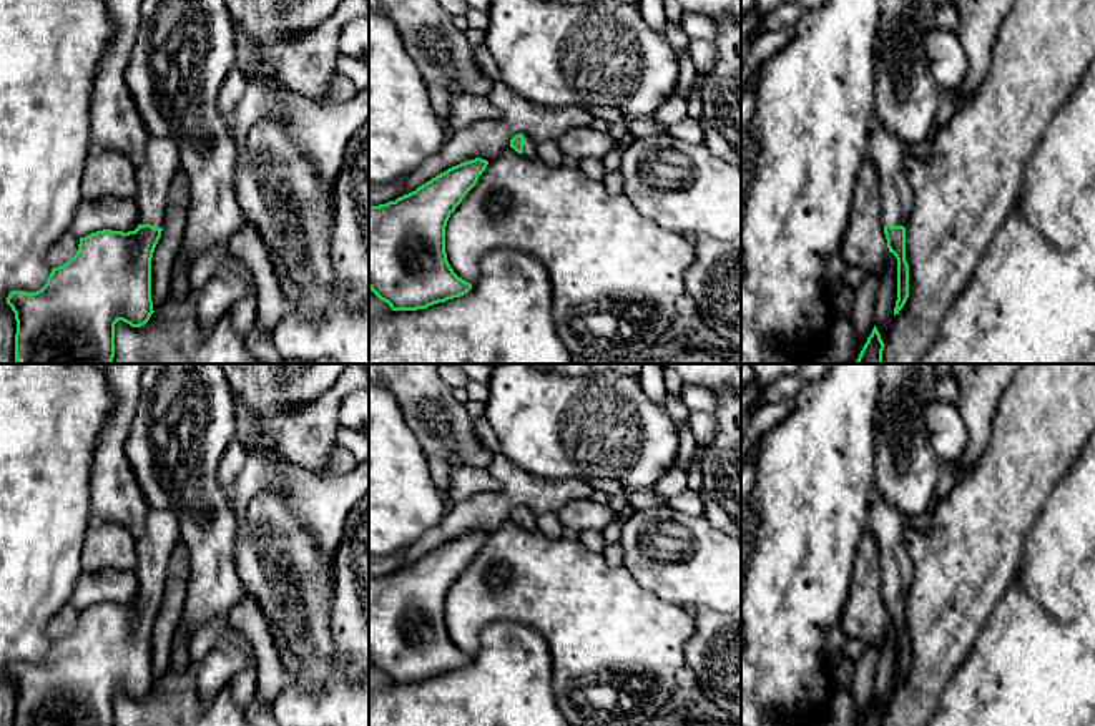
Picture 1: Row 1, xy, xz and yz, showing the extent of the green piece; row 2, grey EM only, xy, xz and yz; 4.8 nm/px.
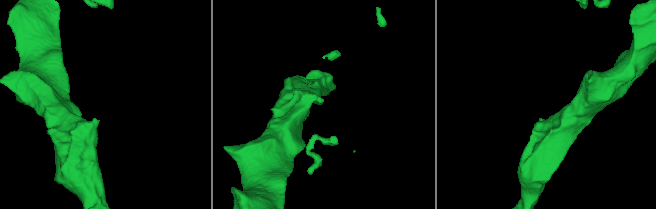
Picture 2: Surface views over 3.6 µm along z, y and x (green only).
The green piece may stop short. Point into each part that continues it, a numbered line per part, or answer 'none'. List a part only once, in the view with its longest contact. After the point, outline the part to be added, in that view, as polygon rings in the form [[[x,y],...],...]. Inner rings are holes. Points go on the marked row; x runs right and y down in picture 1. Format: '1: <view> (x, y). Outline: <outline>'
1: xy (153, 178). Outline: [[[150,138],[145,163],[136,166],[138,224],[164,226],[168,191],[178,166],[176,145],[169,138]]]

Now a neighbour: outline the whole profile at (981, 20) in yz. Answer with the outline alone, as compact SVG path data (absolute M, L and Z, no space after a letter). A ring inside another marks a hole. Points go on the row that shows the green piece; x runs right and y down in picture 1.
M952 0L960 28L957 37L967 53L969 71L960 86L949 90L960 103L970 100L987 76L992 61L992 47L1005 15L1015 0Z

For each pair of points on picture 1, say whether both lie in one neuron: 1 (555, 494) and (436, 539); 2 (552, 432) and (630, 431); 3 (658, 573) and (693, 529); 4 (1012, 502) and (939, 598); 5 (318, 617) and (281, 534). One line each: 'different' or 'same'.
1: same
2: same
3: same
4: same
5: same

